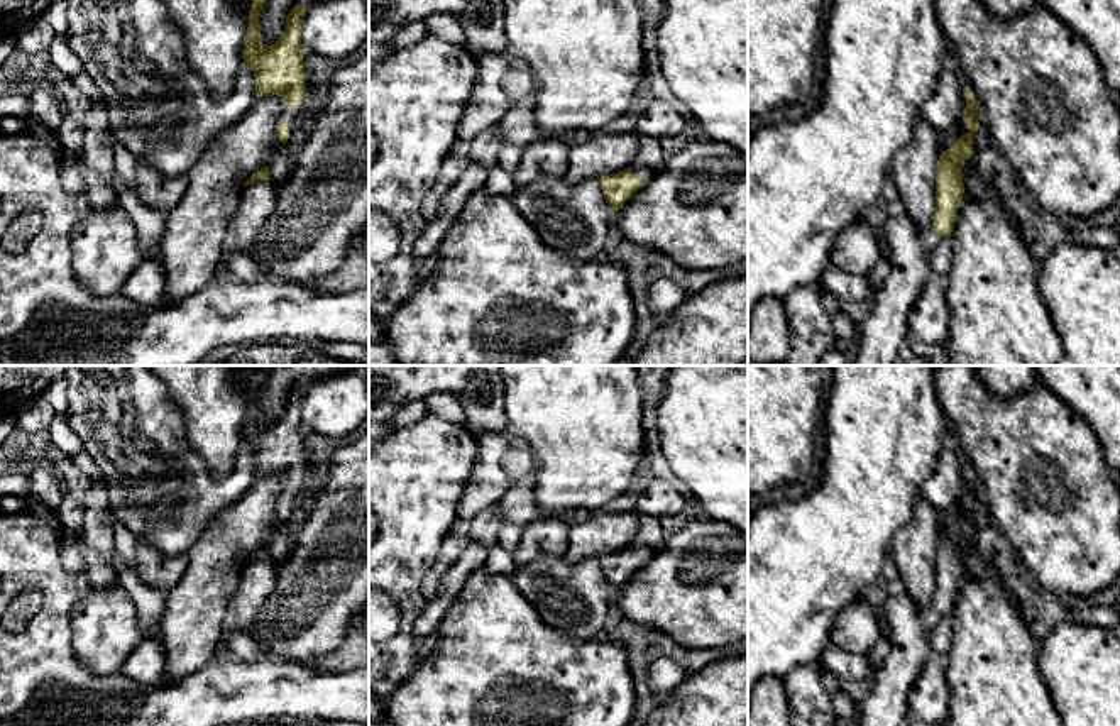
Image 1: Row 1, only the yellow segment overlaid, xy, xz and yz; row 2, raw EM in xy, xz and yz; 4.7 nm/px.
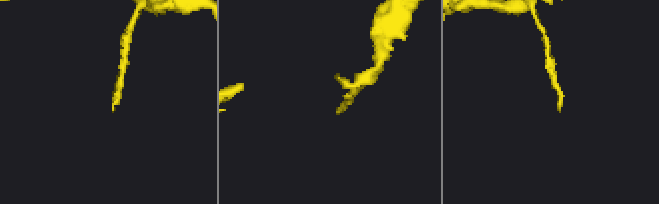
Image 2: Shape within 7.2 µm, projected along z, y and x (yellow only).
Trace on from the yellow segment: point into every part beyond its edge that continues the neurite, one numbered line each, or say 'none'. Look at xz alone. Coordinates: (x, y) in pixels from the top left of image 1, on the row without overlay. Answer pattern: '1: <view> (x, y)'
1: xz (638, 547)

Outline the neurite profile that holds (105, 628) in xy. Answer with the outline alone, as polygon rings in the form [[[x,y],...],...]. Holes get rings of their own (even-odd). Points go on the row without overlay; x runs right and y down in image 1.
[[[120,586],[93,589],[71,611],[71,650],[91,674],[118,675],[142,640],[137,608]]]

